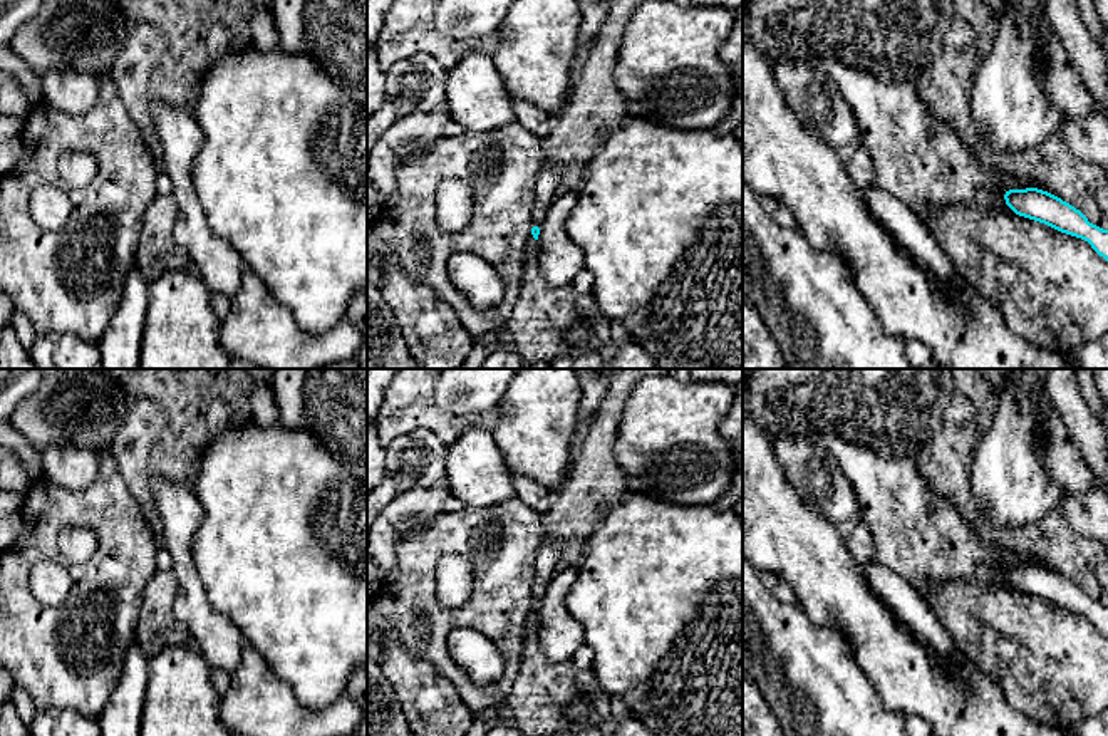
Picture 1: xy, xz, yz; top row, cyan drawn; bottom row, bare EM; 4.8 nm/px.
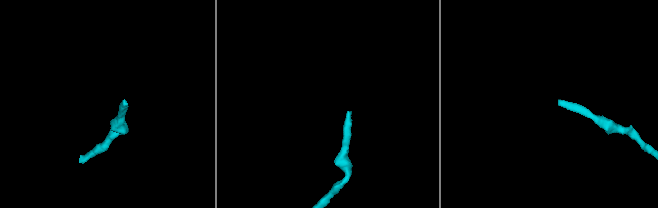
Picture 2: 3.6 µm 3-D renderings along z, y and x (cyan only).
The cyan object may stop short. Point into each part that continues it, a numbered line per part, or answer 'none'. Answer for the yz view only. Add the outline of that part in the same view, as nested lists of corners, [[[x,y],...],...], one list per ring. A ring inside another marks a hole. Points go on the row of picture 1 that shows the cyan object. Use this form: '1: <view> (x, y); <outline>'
none

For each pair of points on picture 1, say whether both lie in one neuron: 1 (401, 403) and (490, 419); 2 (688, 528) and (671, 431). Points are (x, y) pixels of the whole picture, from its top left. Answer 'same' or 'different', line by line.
1: same
2: different

